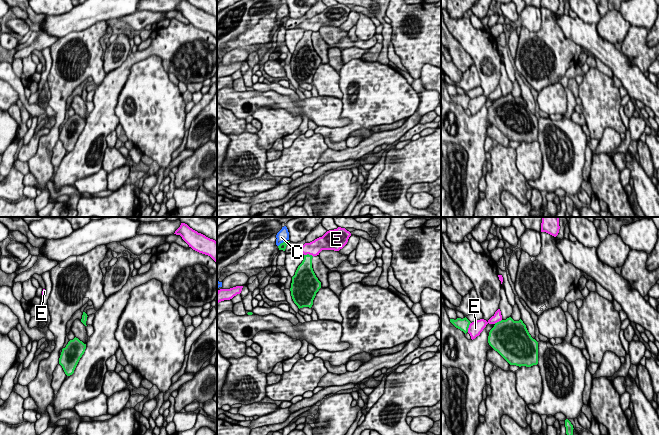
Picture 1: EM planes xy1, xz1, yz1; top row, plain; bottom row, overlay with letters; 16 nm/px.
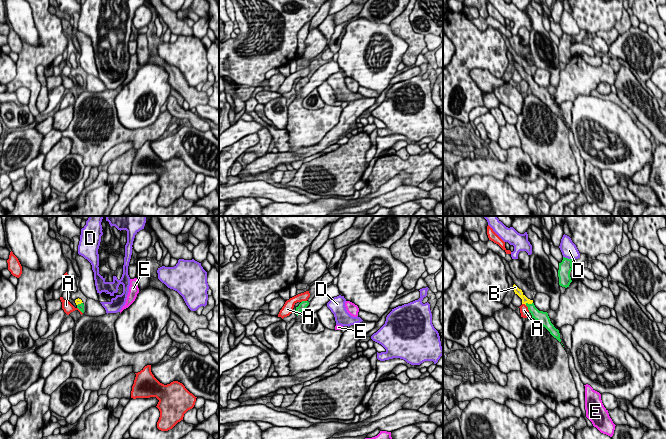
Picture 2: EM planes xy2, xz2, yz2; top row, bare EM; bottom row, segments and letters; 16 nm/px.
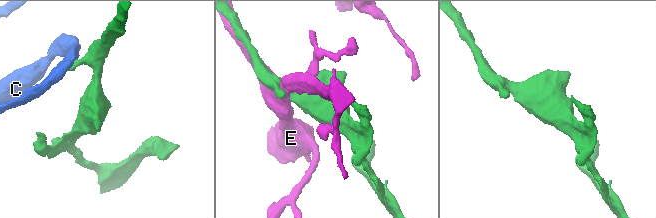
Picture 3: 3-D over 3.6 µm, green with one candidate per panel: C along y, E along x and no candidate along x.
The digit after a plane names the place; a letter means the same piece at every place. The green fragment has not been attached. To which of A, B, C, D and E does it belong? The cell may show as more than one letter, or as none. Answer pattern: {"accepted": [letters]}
{"accepted": ["B"]}

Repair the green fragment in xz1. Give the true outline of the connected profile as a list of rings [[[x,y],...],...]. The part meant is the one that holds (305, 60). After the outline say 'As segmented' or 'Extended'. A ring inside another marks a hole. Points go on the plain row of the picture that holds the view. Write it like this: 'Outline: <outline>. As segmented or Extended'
Outline: [[[304,31],[302,39],[292,53],[291,72],[299,85],[303,83],[311,84],[316,69],[321,64],[321,58],[312,44],[312,34],[312,31]]]. As segmented

